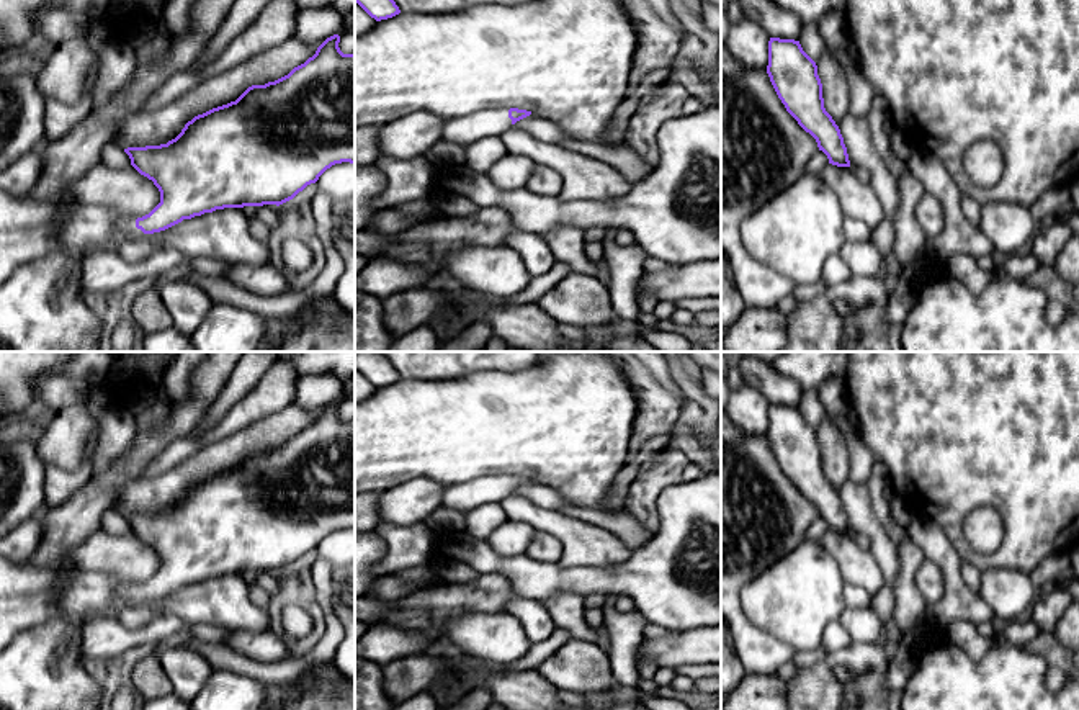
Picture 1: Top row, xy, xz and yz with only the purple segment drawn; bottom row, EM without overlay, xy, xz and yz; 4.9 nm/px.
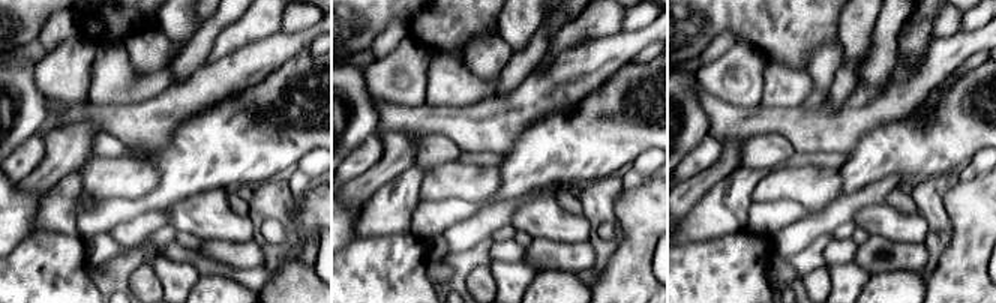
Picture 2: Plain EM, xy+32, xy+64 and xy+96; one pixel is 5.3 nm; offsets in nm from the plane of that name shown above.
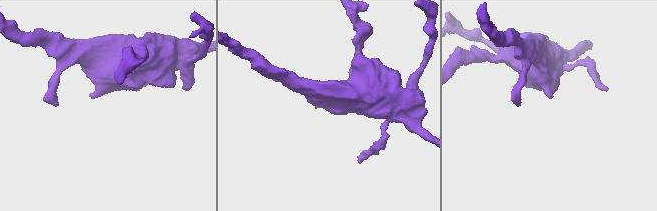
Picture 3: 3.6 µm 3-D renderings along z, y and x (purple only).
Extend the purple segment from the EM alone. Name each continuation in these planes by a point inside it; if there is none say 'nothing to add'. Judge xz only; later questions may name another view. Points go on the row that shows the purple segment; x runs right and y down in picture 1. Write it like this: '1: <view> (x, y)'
1: xz (465, 130)

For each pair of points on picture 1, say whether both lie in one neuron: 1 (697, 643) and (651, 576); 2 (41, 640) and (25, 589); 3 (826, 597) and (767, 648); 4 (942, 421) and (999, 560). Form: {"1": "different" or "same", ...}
{"1": "different", "2": "different", "3": "different", "4": "same"}

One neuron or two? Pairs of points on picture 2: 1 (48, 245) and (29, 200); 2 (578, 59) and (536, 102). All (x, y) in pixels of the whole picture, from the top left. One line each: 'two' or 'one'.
1: two
2: one

